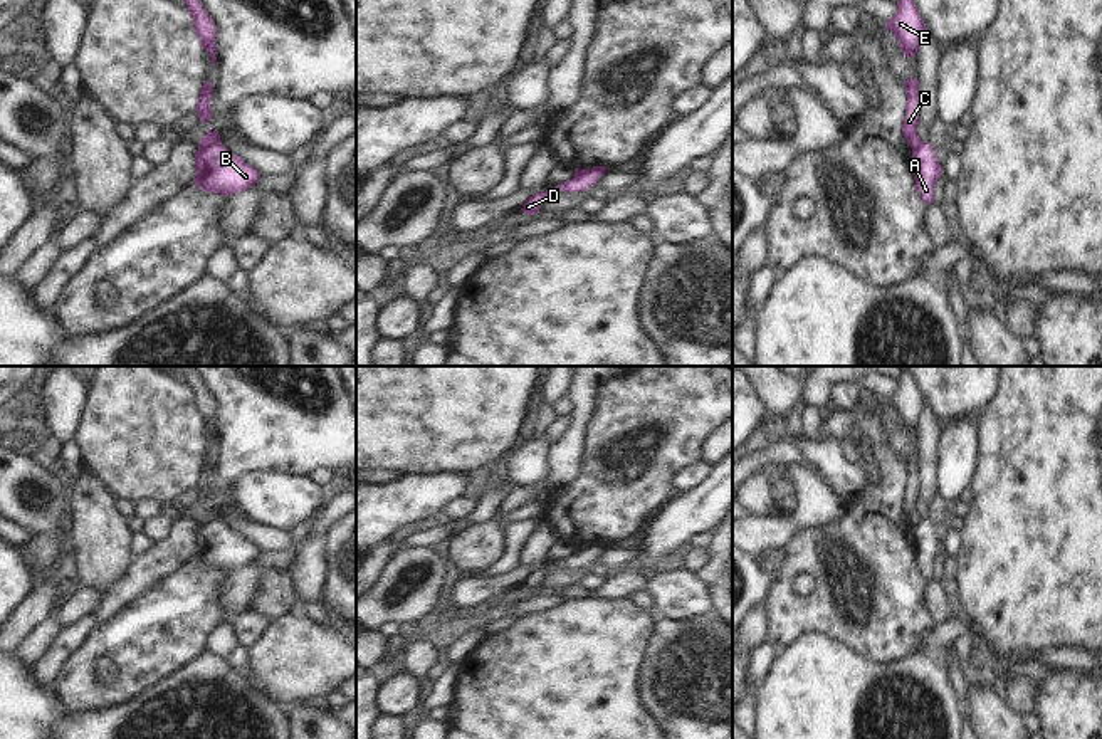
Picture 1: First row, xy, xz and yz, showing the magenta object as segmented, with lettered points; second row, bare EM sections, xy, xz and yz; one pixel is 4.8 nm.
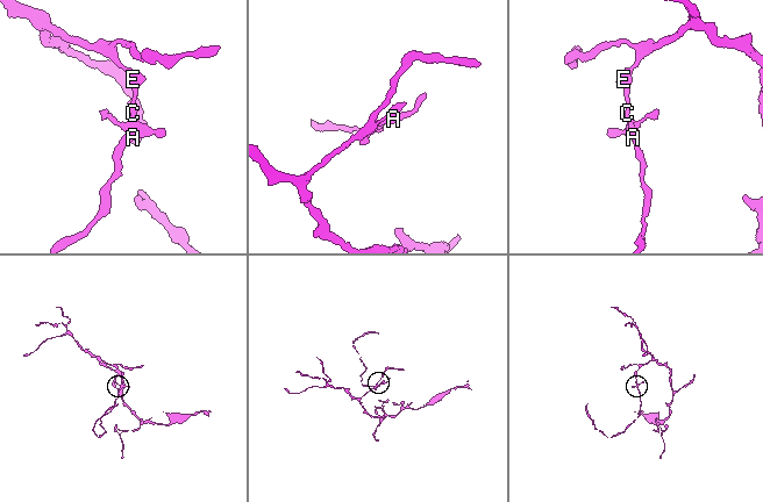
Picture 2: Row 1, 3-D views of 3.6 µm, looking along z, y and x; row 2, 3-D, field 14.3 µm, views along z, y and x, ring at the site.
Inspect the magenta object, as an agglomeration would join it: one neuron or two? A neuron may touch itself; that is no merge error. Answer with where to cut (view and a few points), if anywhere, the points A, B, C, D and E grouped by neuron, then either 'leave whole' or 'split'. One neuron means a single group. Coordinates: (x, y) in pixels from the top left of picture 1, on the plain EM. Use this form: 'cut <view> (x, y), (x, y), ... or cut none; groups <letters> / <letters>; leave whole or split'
cut xy (219, 516), (199, 524); groups A B D / C E; split

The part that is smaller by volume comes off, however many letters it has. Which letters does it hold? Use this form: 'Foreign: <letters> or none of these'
Foreign: A, B, D

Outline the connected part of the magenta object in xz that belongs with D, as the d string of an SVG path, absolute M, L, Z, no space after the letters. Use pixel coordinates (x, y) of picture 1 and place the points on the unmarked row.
M593 542L593 544L585 546L581 551L578 551L578 553L575 551L571 556L568 556L564 559L559 559L558 563L554 563L551 566L536 569L536 571L533 571L526 576L521 588L527 590L527 591L536 591L539 588L541 579L551 571L556 571L556 569L561 569L561 568L569 568L569 569L583 568L590 563L595 563L595 559L600 556L600 553L606 546L610 546L610 544Z

